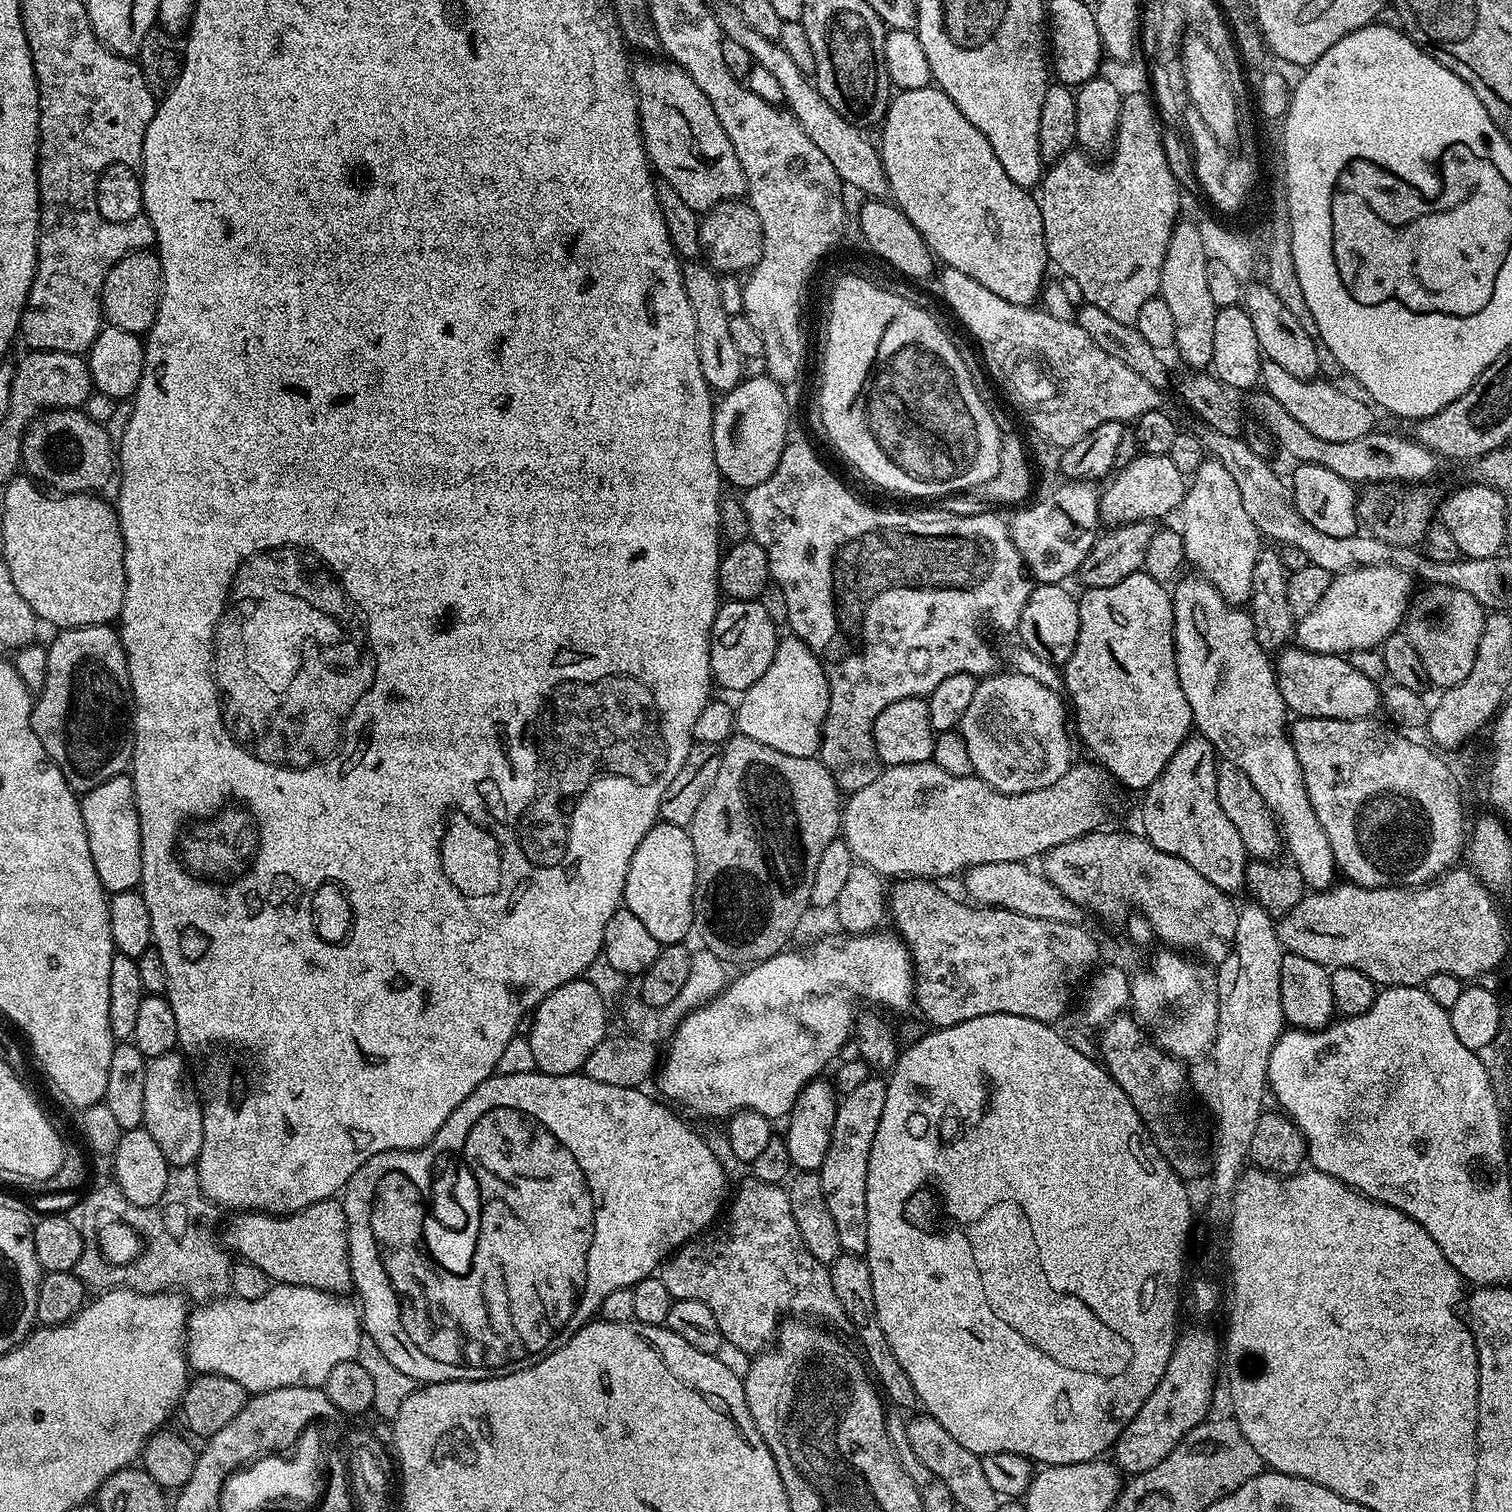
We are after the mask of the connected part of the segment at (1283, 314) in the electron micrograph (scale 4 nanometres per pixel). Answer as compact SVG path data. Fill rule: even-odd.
M1267 283L1252 284L1243 289L1242 307L1247 310L1250 322L1254 322L1254 334L1258 334L1258 346L1264 360L1273 360L1290 370L1290 374L1305 378L1316 378L1321 375L1318 366L1317 341L1314 336L1302 328L1298 319L1290 314L1285 303L1269 288Z

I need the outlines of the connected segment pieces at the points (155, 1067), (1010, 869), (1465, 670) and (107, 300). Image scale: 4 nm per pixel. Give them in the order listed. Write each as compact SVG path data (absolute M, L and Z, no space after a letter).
M173 1050L161 1056L151 1057L146 1070L146 1098L142 1127L148 1131L150 1138L154 1138L154 1142L158 1142L158 1147L162 1150L162 1154L166 1154L172 1168L187 1168L195 1165L202 1150L204 1125L202 1096L193 1077L192 1080L188 1077L188 1068L184 1065L183 1059L185 1060L185 1057L179 1051Z
M986 862L975 864L963 873L964 888L973 896L971 899L980 906L1005 908L1018 914L1026 914L1030 918L1046 918L1050 922L1066 922L1080 924L1082 909L1074 903L1062 890L1058 890L1039 871L1031 872L1024 862Z
M1429 583L1428 588L1424 588L1415 593L1414 599L1411 601L1408 609L1408 615L1406 617L1406 635L1414 642L1414 650L1418 650L1418 658L1422 658L1422 666L1426 666L1426 674L1428 675L1429 681L1434 685L1437 684L1437 689L1443 690L1446 688L1452 688L1458 682L1462 682L1470 674L1470 669L1474 667L1474 658L1478 654L1478 642L1482 638L1484 633L1484 618L1486 615L1486 609L1478 603L1470 594L1466 593L1465 590L1455 588L1453 585L1442 585L1436 583Z
M152 250L128 252L108 271L104 279L104 285L100 291L103 319L113 328L121 328L137 334L147 333L156 322L161 291L159 255Z

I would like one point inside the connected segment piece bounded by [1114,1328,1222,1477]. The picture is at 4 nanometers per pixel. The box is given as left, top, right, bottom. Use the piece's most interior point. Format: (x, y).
(1180, 1401)

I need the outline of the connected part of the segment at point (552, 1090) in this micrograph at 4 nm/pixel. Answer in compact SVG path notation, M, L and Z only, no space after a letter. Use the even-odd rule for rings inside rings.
M539 1070L531 1071L508 1072L505 1076L493 1074L489 1080L482 1082L482 1086L478 1086L478 1090L474 1090L474 1094L470 1094L470 1098L466 1098L466 1102L462 1102L462 1106L458 1106L458 1110L454 1110L454 1114L450 1114L450 1118L446 1118L446 1122L442 1122L442 1130L438 1130L438 1134L434 1134L434 1138L429 1144L422 1148L411 1148L408 1152L391 1148L388 1152L374 1154L366 1163L358 1166L356 1173L348 1179L348 1183L342 1189L342 1203L346 1210L346 1222L348 1223L348 1261L352 1271L354 1292L360 1295L358 1304L362 1309L363 1331L374 1340L391 1365L398 1367L417 1382L441 1384L451 1380L493 1380L496 1376L509 1376L512 1372L529 1368L533 1362L554 1354L554 1350L562 1347L579 1328L583 1328L585 1324L589 1323L599 1313L606 1297L614 1294L614 1290L631 1288L639 1280L653 1275L661 1267L662 1262L667 1260L677 1248L681 1248L692 1237L699 1236L721 1215L722 1205L725 1203L724 1187L727 1186L729 1177L723 1166L719 1164L718 1158L711 1152L707 1139L704 1136L700 1137L696 1132L691 1132L687 1122L682 1117L675 1116L671 1112L673 1109L667 1103L661 1102L659 1099L656 1099L657 1101L651 1100L640 1088L606 1086L606 1082L594 1082L594 1078L583 1074L551 1076Z

